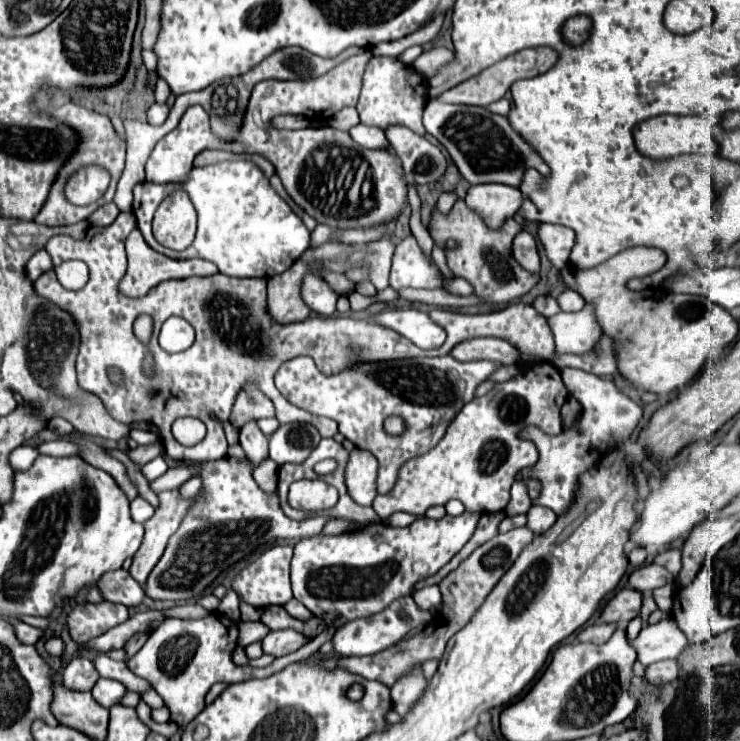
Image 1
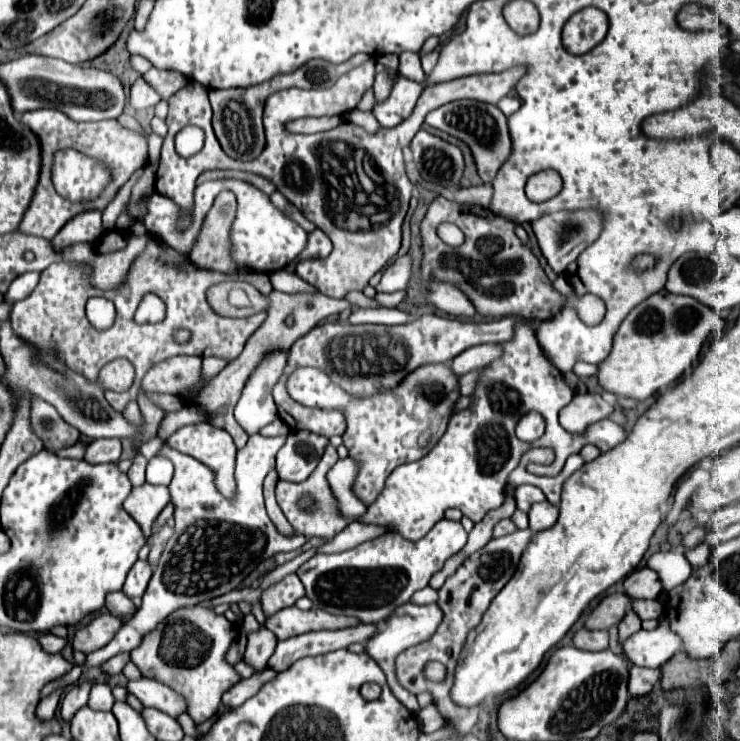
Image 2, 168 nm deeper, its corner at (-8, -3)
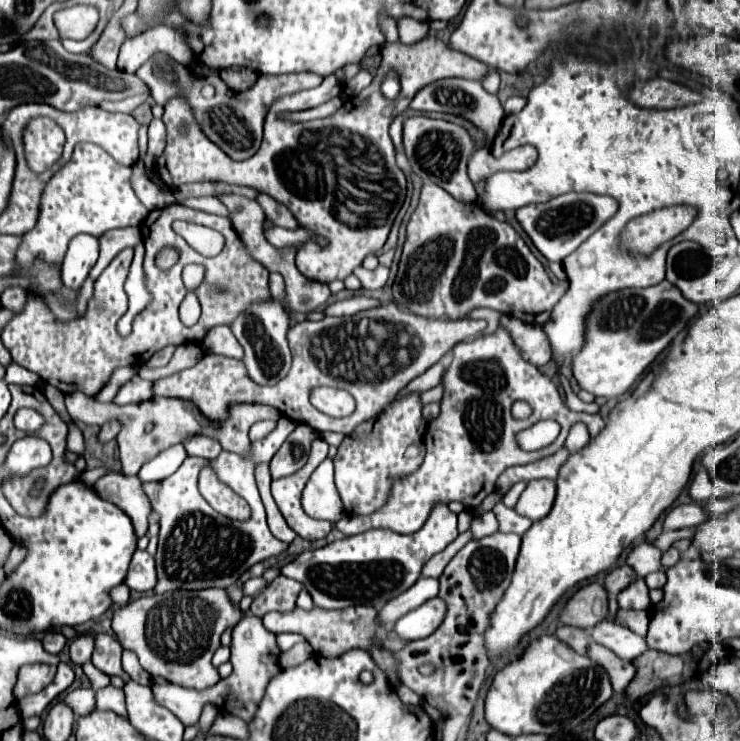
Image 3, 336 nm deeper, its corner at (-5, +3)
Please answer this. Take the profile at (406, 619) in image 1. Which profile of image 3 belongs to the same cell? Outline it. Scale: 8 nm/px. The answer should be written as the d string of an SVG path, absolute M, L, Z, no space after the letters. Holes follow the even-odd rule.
M431 598L431 602L425 602L423 606L401 616L393 624L393 632L401 640L421 640L437 630L445 612L447 612L445 602L441 598Z

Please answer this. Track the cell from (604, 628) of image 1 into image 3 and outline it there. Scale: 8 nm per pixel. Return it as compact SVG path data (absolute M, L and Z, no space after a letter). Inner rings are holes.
M559 626L557 628L557 638L563 640L565 644L569 644L575 652L579 654L587 654L589 652L589 632L583 628L575 628L575 626Z

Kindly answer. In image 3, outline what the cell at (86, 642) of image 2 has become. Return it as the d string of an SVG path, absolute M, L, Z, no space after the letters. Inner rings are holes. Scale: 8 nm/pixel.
M87 632L83 636L77 636L73 642L71 642L71 660L75 664L83 664L87 660L91 660L91 652L93 652L93 646L95 646L95 636L97 632Z

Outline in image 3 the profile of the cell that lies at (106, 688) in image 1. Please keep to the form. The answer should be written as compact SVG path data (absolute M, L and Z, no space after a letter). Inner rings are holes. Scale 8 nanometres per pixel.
M77 688L77 690L71 690L65 696L65 700L73 708L73 714L75 716L85 716L85 714L91 714L95 710L95 690L93 688Z

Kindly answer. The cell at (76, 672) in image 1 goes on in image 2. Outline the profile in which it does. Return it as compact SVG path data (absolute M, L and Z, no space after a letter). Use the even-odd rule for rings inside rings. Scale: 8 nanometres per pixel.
M82 682L76 684L74 688L70 688L64 698L62 698L62 706L60 706L60 718L70 722L70 718L88 702L88 692L92 688L92 682Z

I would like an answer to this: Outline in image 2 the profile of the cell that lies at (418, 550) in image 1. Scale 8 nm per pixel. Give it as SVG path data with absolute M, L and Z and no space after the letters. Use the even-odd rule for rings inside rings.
M440 520L418 542L406 540L396 532L384 532L382 536L340 554L316 554L304 562L296 574L314 608L330 614L356 616L364 624L382 622L398 606L406 604L414 592L426 588L432 574L466 544L466 538L468 534L460 522Z

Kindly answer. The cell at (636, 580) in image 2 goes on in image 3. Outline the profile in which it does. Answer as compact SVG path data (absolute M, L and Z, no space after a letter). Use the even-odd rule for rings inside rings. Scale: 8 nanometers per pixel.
M617 566L615 570L611 570L605 578L605 586L607 586L607 592L611 596L617 596L621 590L625 590L631 582L637 580L637 574L631 566Z

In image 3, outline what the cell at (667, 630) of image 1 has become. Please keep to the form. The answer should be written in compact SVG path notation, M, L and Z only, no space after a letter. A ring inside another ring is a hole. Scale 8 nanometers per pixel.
M599 622L593 628L591 636L595 642L607 646L615 654L619 654L619 658L627 658L627 660L635 660L645 650L649 650L645 636L639 636L625 626L611 624L611 622Z

